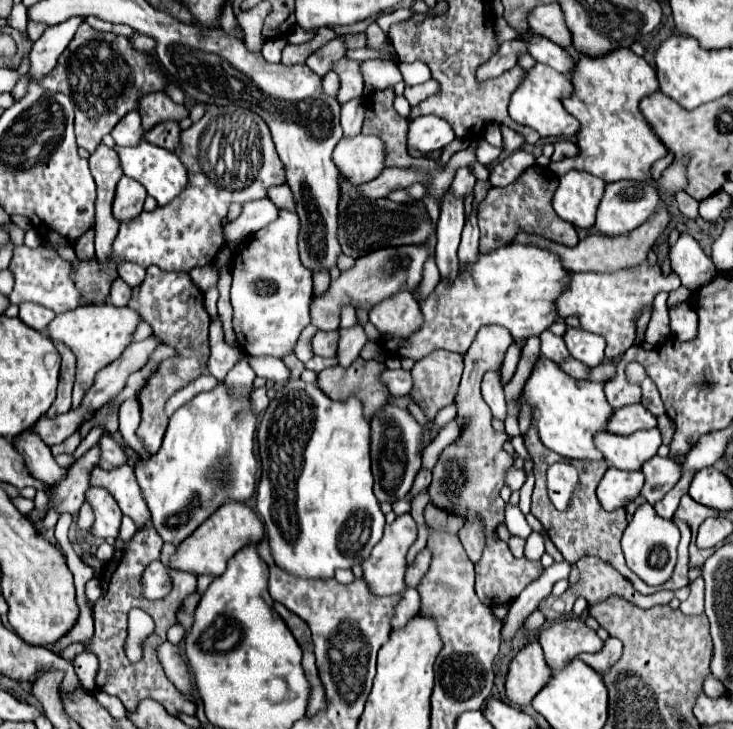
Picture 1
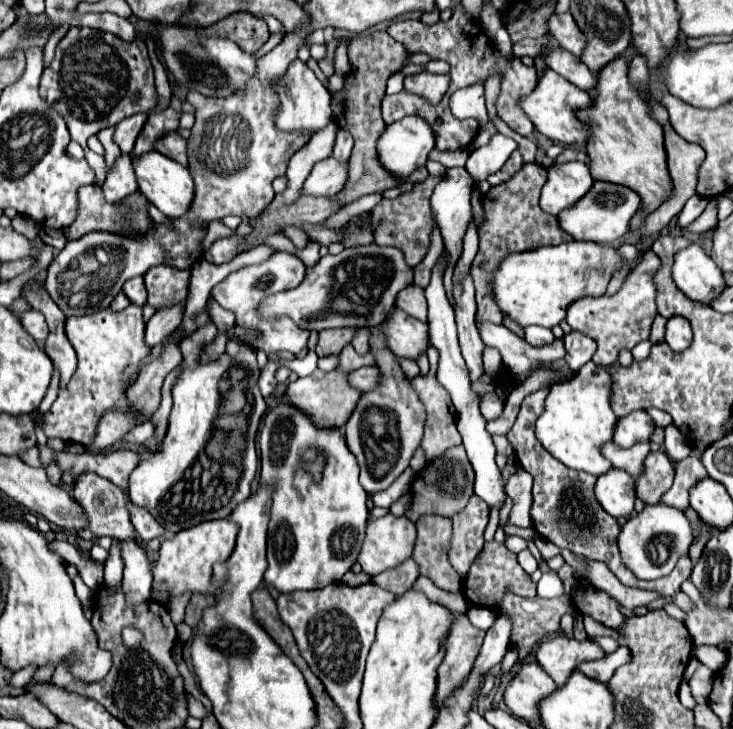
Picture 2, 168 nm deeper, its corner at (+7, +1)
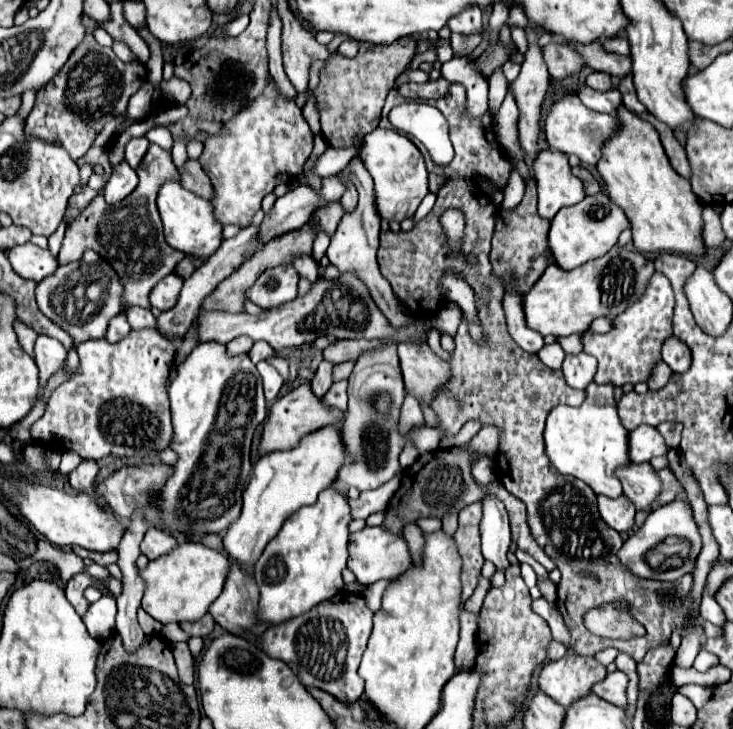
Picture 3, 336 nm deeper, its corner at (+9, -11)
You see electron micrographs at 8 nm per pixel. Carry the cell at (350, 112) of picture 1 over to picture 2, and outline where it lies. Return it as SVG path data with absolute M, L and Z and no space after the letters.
M338 126L338 132L336 132L336 144L334 144L334 156L338 160L348 160L350 158L350 152L352 152L352 146L354 146L354 140L350 136L350 132L346 128L340 128Z

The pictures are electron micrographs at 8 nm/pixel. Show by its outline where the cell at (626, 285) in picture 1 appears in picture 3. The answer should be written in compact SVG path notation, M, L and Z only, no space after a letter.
M656 272L648 284L646 294L632 304L624 314L616 318L614 330L606 334L582 334L584 340L584 352L594 356L598 360L598 372L594 380L598 384L636 384L636 382L648 382L652 376L652 370L662 360L660 348L666 338L672 336L672 310L674 310L674 294L670 288L670 282L664 274Z

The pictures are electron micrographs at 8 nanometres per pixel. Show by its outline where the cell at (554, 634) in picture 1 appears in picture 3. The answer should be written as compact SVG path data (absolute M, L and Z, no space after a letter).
M566 654L542 666L538 684L544 694L568 708L576 700L592 694L592 686L606 678L606 668L592 656Z

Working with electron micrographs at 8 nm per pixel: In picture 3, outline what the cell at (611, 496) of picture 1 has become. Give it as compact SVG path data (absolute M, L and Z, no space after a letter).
M598 496L598 510L602 520L616 532L628 532L634 526L636 508L626 496L620 496L616 500L608 496Z

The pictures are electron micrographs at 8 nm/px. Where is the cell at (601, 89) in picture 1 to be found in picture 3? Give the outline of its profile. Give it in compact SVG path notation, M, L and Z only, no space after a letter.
M620 106L618 110L620 130L604 144L598 172L606 180L606 192L630 220L632 240L638 252L676 252L704 256L706 246L702 240L702 200L690 188L688 180L682 180L668 162L668 156L660 144L658 132L638 118L634 112Z

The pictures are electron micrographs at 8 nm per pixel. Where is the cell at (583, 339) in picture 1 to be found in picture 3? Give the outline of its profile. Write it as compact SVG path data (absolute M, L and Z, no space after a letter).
M580 352L576 356L566 356L564 364L562 364L562 372L564 372L568 386L572 386L576 390L584 390L594 380L596 358L586 356L584 352Z

